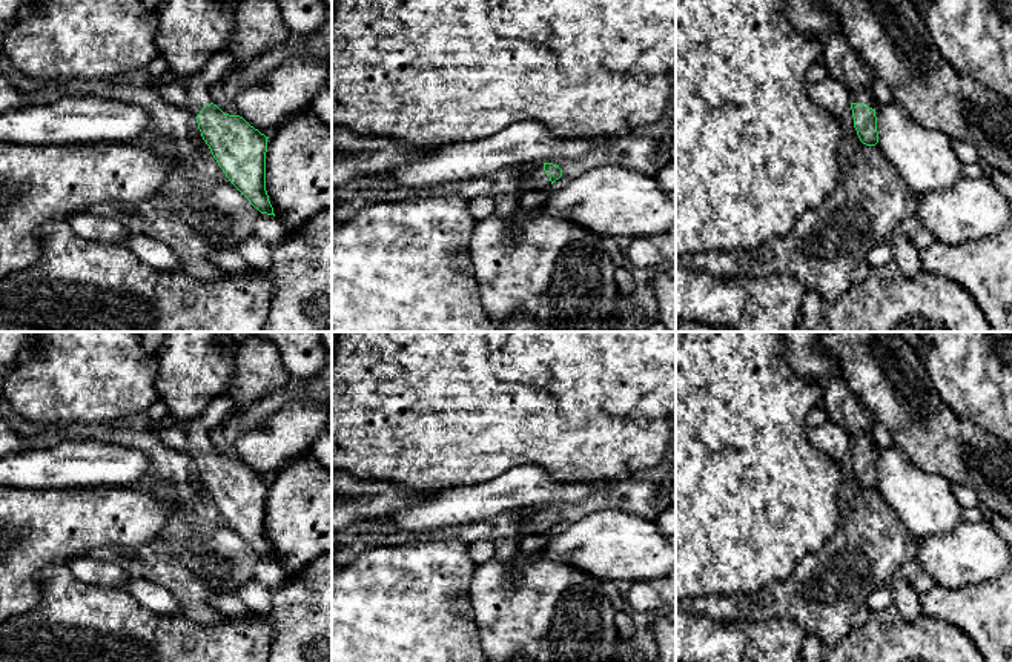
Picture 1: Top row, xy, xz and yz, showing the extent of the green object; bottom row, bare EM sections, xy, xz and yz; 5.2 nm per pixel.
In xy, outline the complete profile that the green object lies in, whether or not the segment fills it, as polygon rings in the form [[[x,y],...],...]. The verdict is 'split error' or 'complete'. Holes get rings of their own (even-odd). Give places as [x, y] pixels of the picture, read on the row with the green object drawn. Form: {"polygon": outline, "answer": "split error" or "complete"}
{"polygon": [[[213,54],[193,75],[170,83],[155,80],[155,92],[169,104],[190,111],[218,166],[229,181],[261,213],[273,215],[266,190],[267,138],[240,115],[224,114],[210,97],[210,88],[233,66],[233,55]]], "answer": "split error"}

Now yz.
{"polygon": [[[814,34],[809,37],[822,45],[822,60],[828,77],[842,83],[854,95],[851,109],[860,141],[875,146],[878,132],[872,95],[874,74],[842,35]]], "answer": "split error"}

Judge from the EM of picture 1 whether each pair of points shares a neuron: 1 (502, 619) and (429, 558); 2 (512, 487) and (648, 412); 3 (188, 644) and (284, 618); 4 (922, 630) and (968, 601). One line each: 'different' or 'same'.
1: different
2: different
3: different
4: different

